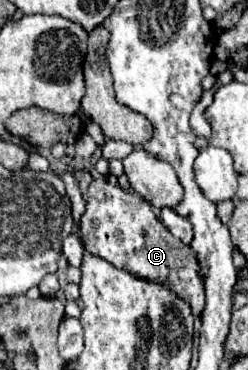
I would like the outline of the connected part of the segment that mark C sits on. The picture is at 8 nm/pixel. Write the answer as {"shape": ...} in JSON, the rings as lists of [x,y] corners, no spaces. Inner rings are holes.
{"shape":[[[94,179],[88,189],[86,213],[80,219],[80,241],[90,255],[102,257],[110,265],[140,279],[170,287],[170,291],[190,303],[192,315],[204,311],[204,283],[192,247],[170,235],[162,221],[152,213],[150,203],[140,195],[126,193],[118,185],[110,185],[106,179]]]}

